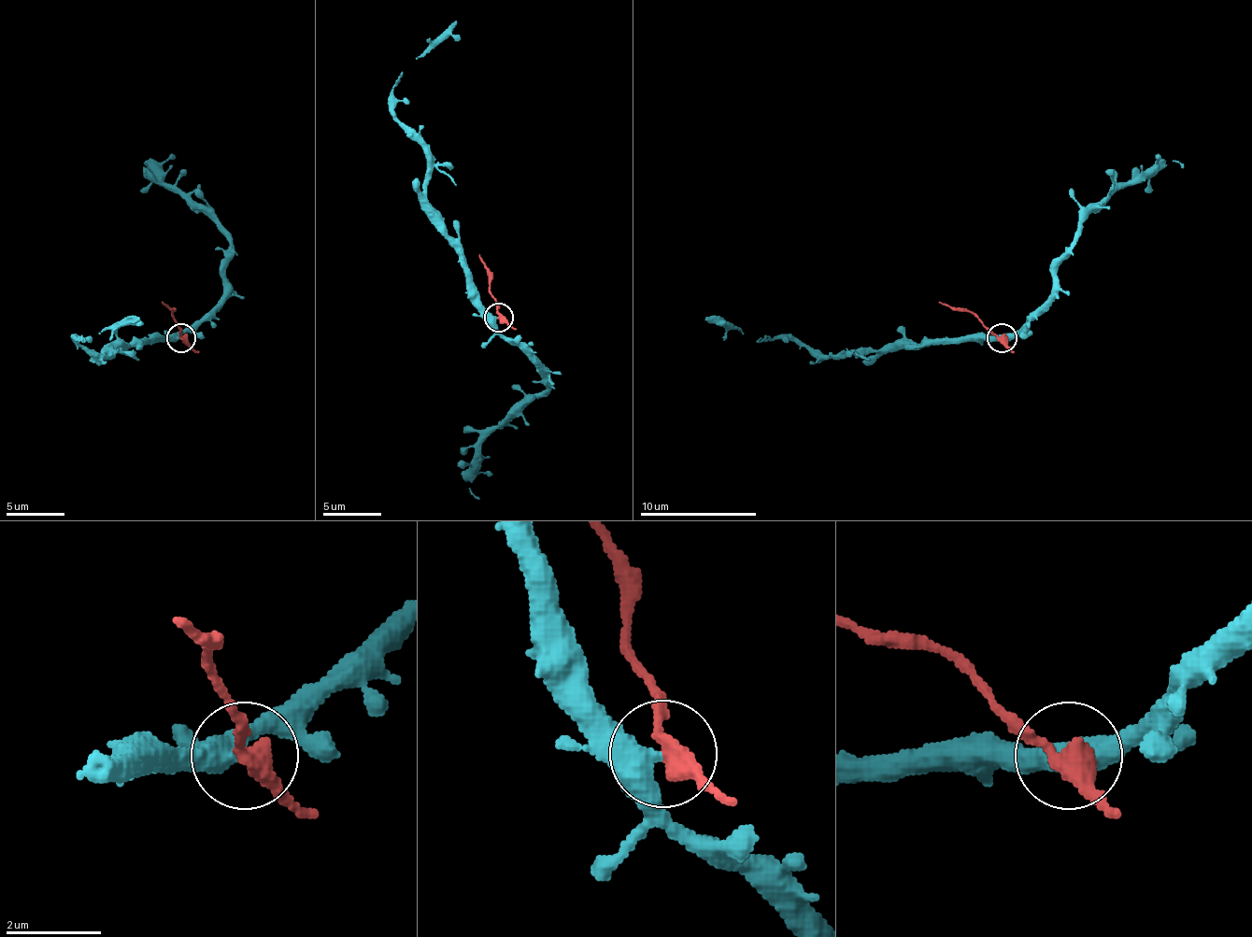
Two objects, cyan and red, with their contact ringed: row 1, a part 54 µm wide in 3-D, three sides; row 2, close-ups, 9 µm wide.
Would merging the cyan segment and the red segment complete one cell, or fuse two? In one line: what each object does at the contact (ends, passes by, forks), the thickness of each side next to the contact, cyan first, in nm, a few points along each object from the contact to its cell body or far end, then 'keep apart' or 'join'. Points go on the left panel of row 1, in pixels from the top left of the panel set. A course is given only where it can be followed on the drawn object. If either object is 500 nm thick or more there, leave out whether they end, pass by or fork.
cyan passes by; red passes by; 420 nm thick on the cyan side, 400 nm on the other; cyan runs (180, 336), (125, 343), (107, 354), (90, 354), (75, 340), (84, 340), (139, 319); red runs (180, 336), (172, 310), (163, 302); keep apart

